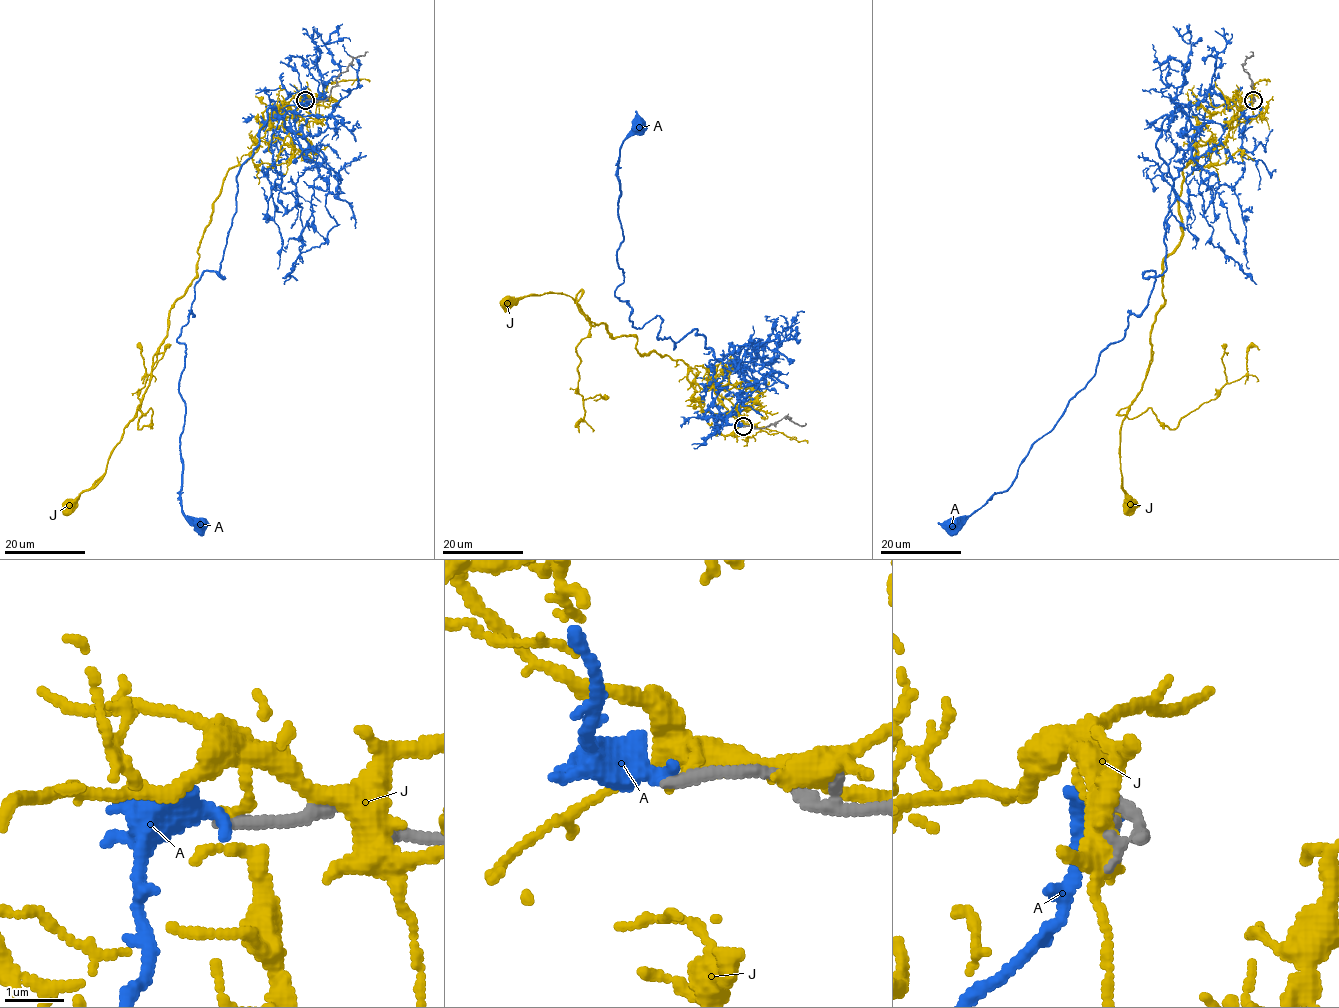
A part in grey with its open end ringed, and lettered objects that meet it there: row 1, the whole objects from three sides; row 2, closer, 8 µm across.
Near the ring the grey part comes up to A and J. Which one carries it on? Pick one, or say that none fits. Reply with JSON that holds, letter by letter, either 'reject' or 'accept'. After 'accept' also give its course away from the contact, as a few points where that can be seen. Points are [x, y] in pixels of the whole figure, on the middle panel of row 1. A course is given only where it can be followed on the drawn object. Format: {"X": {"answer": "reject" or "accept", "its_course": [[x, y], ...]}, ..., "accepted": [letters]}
{"A": {"answer": "reject"}, "J": {"answer": "reject"}, "accepted": []}

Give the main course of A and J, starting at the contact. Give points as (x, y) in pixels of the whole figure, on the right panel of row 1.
A: (1253, 99), (1243, 132), (1235, 105), (1163, 121), (1175, 201), (1147, 306), (1015, 480), (953, 526)
J: (1253, 99), (1241, 97), (1227, 139), (1183, 169), (1182, 237), (1163, 261), (1149, 364), (1120, 430), (1129, 506)

